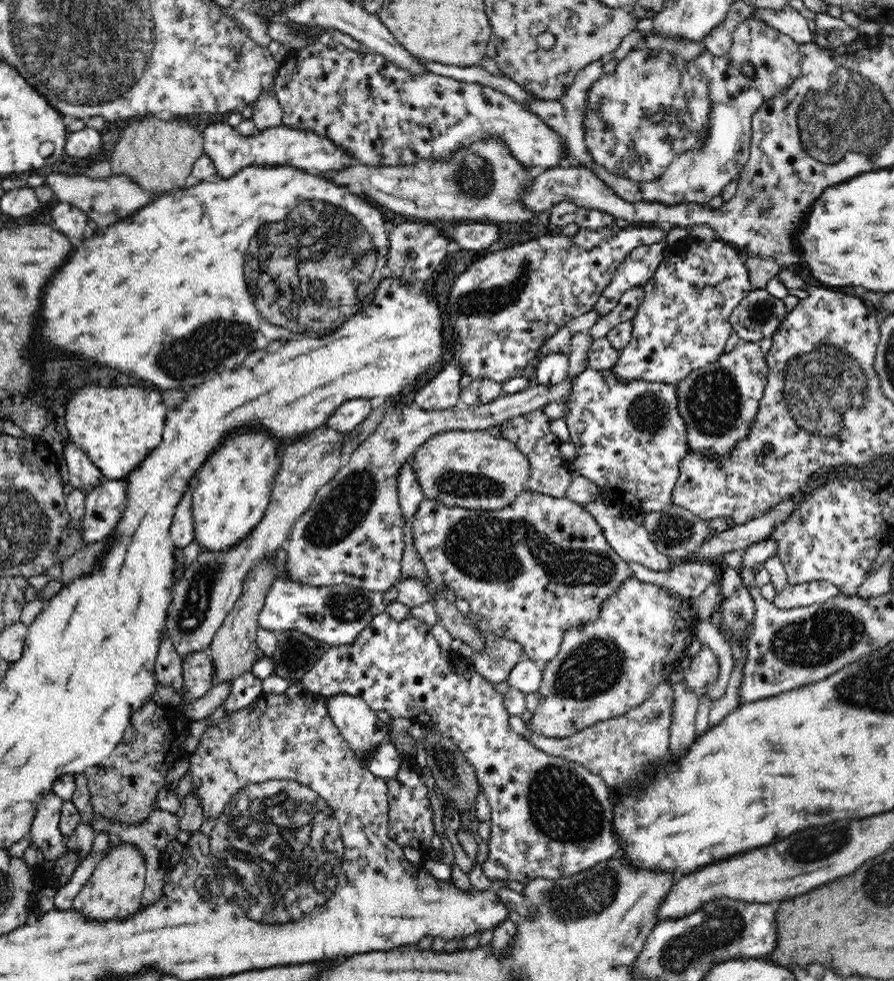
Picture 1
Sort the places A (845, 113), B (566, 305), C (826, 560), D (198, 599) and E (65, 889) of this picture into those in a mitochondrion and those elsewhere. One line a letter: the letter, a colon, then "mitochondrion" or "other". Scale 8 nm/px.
A: mitochondrion
B: other
C: other
D: mitochondrion
E: other

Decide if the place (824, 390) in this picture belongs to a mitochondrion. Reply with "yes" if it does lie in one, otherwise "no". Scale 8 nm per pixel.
yes

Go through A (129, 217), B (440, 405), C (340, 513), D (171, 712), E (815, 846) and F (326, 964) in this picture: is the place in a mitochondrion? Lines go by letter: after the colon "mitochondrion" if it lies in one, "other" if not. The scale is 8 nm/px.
A: other
B: other
C: mitochondrion
D: other
E: mitochondrion
F: other

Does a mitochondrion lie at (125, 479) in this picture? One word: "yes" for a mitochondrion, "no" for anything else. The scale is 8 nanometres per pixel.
no

